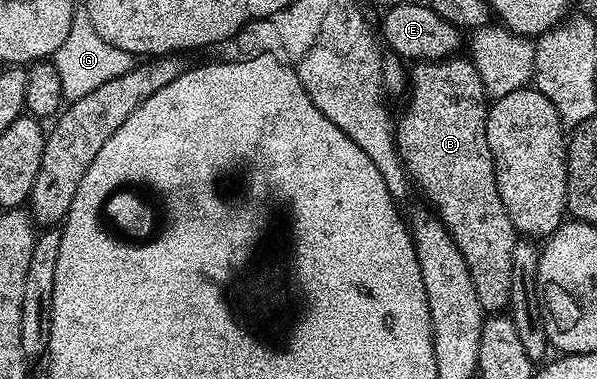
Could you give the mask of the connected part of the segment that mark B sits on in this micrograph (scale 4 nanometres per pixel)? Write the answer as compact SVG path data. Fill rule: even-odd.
M454 56L451 58L442 58L440 62L418 61L414 70L410 69L407 74L409 103L405 106L405 111L401 114L401 119L395 122L395 141L397 143L397 153L401 159L401 165L405 167L405 173L415 183L419 189L425 193L425 198L430 202L428 205L435 211L436 217L441 219L445 225L445 230L453 237L467 268L471 272L471 280L475 284L475 296L479 296L479 304L482 311L501 312L508 307L509 297L511 296L511 280L515 273L513 267L513 253L517 250L517 241L519 235L517 229L511 224L507 216L507 208L503 208L503 200L499 196L497 187L497 177L493 167L493 157L487 148L487 128L485 127L485 115L487 113L487 97L485 95L484 84L481 82L482 71L468 57Z

